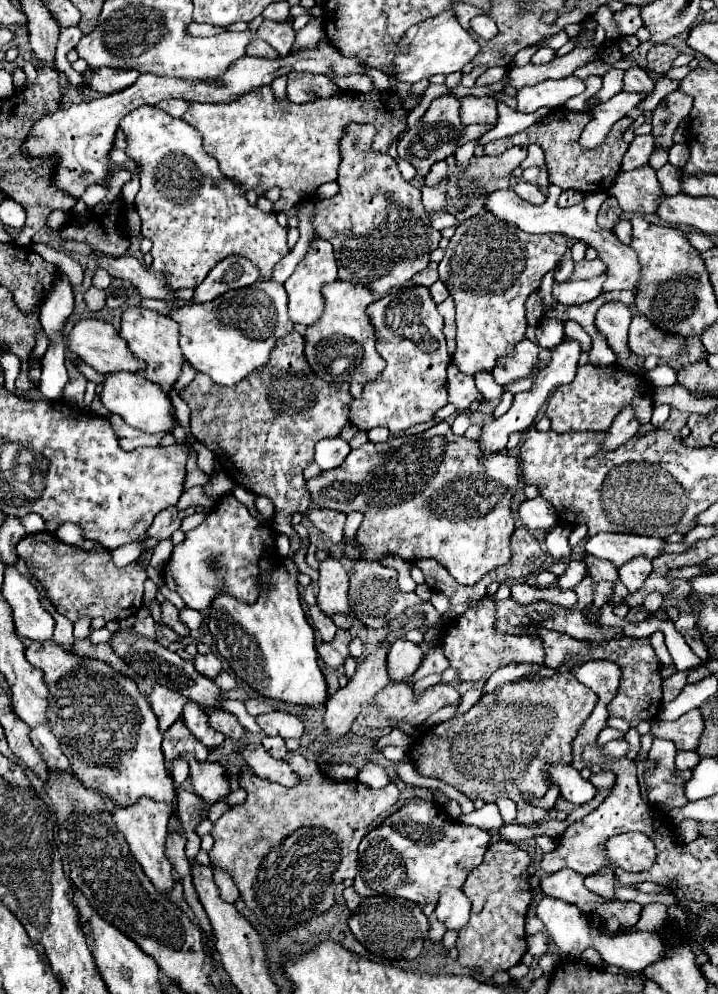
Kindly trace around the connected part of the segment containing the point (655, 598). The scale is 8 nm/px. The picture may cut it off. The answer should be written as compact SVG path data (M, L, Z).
M655 591L647 595L643 606L647 612L654 613L661 608L662 603L663 596L659 592Z

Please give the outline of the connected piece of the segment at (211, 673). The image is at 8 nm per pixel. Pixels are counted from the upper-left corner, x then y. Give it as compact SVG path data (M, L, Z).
M210 652L210 654L196 654L194 656L194 666L196 666L196 670L200 672L200 674L204 674L206 678L216 678L218 676L218 672L222 670L222 664L220 664L220 660Z

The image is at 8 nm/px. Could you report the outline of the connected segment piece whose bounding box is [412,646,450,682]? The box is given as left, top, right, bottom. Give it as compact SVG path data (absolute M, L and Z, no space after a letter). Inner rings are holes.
M432 646L430 652L426 654L422 666L414 672L412 682L420 680L420 678L424 678L428 674L434 674L434 672L444 672L448 666L450 666L450 662L446 662L446 656L442 654L442 648L440 646Z

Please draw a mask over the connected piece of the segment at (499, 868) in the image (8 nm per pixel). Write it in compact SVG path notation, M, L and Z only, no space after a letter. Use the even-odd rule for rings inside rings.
M498 840L486 850L484 862L464 882L462 890L472 900L472 916L456 940L458 962L462 966L480 968L486 978L492 978L496 972L506 972L520 964L526 952L524 920L532 902L532 888L528 884L530 864L532 856L526 850L512 842Z

